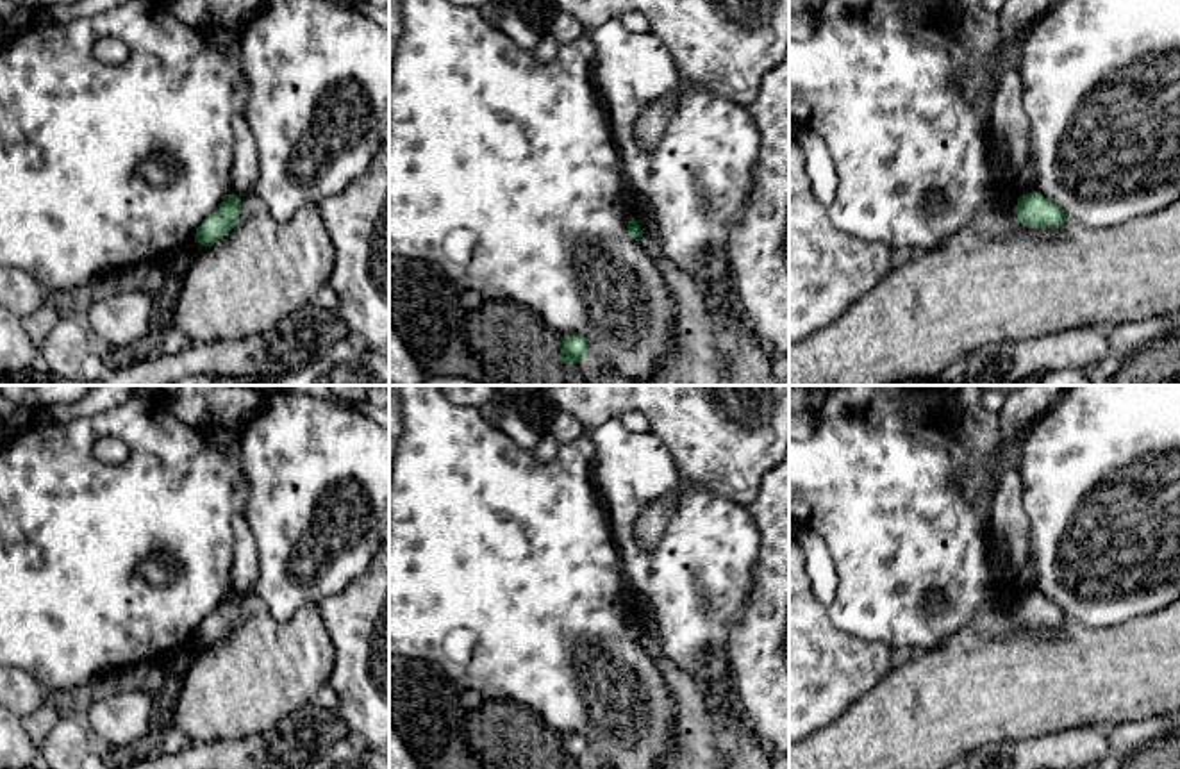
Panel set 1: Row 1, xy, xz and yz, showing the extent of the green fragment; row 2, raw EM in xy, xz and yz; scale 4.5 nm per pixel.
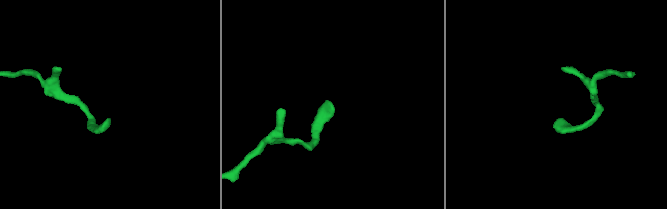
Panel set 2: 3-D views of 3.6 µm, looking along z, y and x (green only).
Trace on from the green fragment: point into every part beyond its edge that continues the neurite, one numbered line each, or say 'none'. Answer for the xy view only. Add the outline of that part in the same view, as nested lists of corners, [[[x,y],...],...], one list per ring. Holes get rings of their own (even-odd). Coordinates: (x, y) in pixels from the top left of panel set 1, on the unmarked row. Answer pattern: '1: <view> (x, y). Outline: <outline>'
none

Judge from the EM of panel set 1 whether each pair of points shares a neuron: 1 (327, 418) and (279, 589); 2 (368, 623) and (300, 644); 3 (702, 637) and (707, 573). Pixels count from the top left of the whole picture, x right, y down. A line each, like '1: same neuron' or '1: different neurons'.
1: same neuron
2: different neurons
3: same neuron

